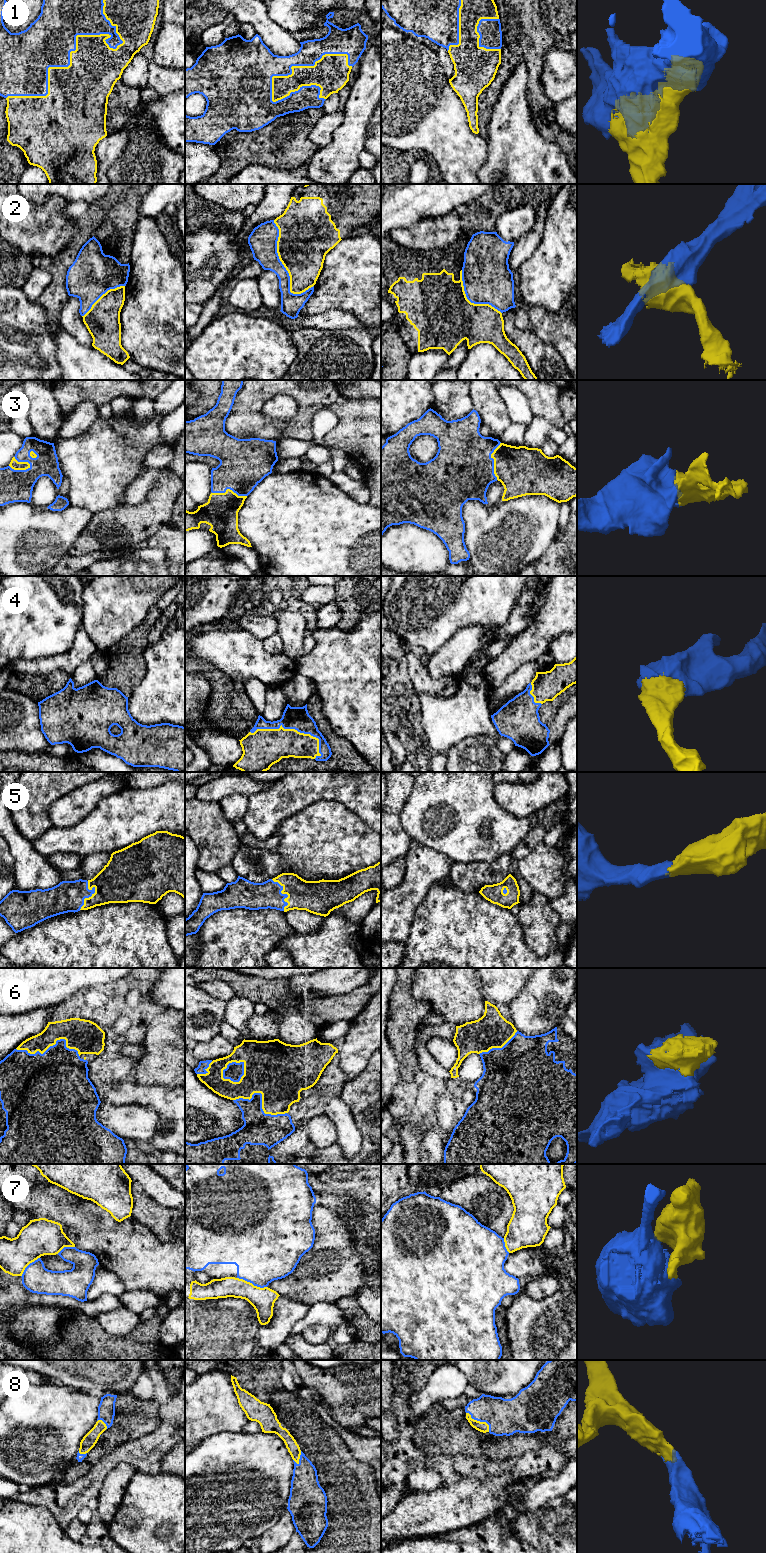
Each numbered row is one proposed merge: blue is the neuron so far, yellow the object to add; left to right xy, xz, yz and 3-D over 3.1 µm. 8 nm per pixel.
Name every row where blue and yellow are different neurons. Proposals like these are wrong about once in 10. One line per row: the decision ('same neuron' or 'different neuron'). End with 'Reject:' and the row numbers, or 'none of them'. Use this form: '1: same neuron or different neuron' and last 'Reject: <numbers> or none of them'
1: same neuron
2: different neuron
3: same neuron
4: same neuron
5: same neuron
6: same neuron
7: different neuron
8: same neuron
Reject: 2, 7

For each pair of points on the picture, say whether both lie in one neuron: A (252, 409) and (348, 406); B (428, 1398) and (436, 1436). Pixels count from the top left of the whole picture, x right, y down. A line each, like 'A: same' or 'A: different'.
A: same
B: different

